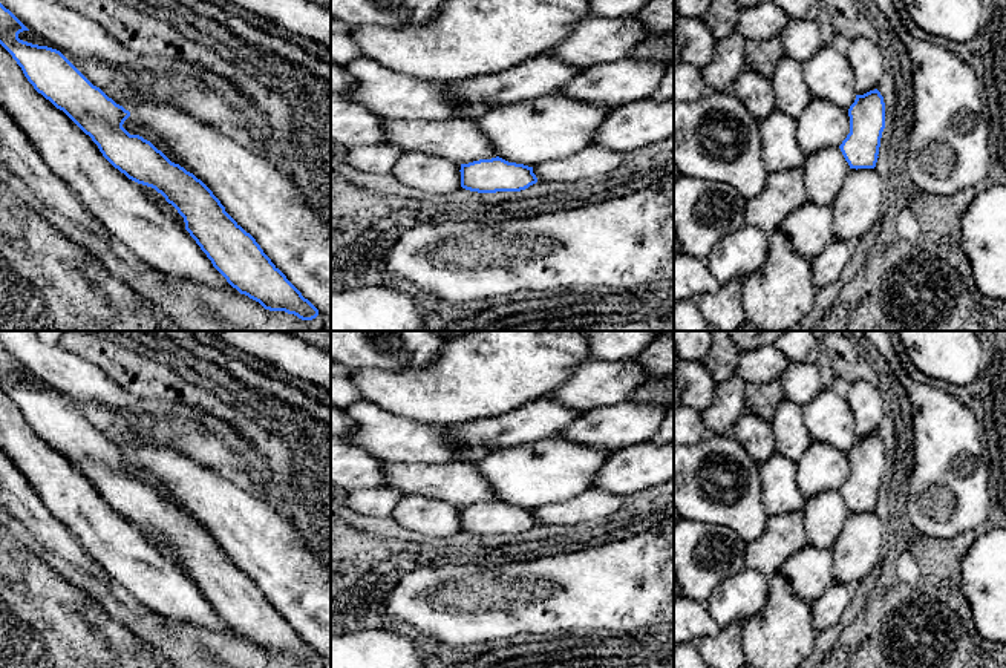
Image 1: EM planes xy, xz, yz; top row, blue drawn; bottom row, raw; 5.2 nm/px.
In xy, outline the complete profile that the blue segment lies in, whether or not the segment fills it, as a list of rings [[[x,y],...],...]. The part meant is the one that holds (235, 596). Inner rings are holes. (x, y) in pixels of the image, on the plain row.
[[[0,346],[0,388],[12,398],[34,432],[89,478],[115,512],[129,522],[161,536],[184,561],[185,573],[233,631],[269,654],[285,654],[302,663],[318,659],[318,653],[271,605],[256,582],[225,555],[220,544],[201,522],[171,506],[150,484],[130,478],[122,470],[130,460],[129,454],[93,429],[60,394],[20,383],[18,377],[23,374],[29,372]]]

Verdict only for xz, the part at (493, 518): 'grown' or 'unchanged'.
unchanged

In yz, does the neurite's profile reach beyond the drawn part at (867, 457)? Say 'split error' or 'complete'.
complete

